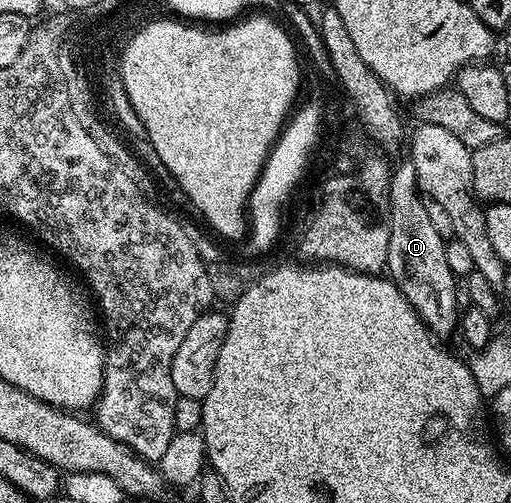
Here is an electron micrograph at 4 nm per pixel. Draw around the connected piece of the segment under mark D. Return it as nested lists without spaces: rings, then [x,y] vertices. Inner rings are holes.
[[[408,166],[401,167],[398,171],[396,168],[389,180],[389,228],[391,241],[387,241],[385,262],[388,278],[401,290],[403,297],[407,297],[415,313],[434,336],[442,337],[441,335],[449,335],[452,331],[454,334],[459,327],[459,279],[447,266],[447,240],[435,230],[426,200],[418,188],[416,178],[411,177]]]

